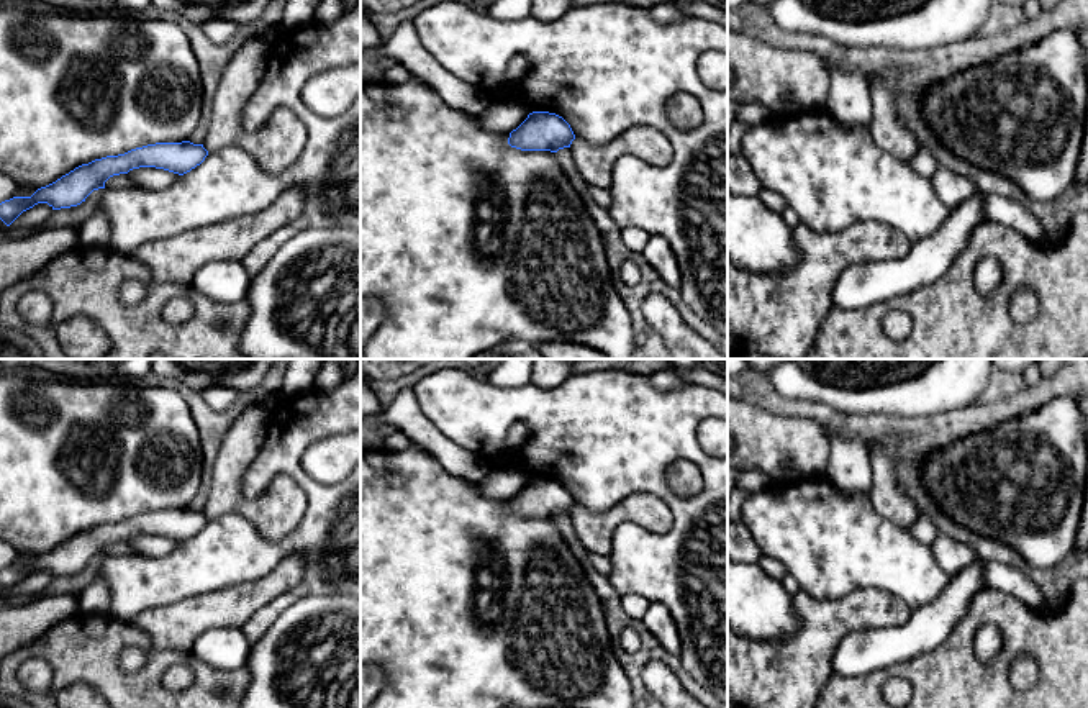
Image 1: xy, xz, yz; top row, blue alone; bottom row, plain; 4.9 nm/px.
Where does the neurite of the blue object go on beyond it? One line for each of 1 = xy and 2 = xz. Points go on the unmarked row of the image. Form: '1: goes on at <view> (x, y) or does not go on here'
1: does not go on here
2: does not go on here

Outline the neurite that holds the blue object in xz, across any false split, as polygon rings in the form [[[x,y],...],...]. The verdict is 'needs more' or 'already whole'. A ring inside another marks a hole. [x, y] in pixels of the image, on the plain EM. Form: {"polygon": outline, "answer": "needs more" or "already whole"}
{"polygon": [[[533,479],[510,500],[508,511],[521,518],[551,518],[570,515],[575,502],[570,492],[559,482]]], "answer": "already whole"}

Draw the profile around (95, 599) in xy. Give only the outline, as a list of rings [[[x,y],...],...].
[[[95,580],[79,595],[80,611],[85,615],[107,615],[110,590],[107,583]]]

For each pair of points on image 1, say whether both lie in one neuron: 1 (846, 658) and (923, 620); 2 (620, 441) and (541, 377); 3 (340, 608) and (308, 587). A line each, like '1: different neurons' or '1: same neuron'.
1: same neuron
2: different neurons
3: different neurons

